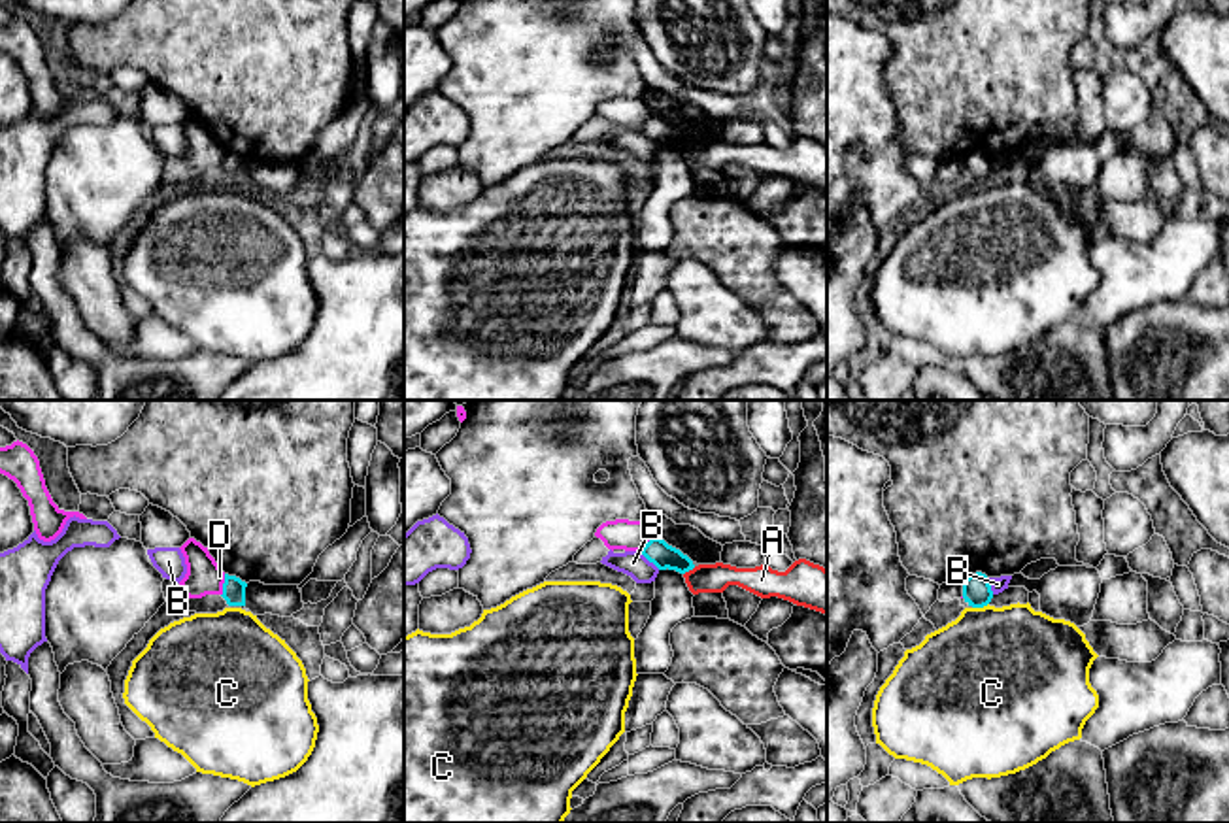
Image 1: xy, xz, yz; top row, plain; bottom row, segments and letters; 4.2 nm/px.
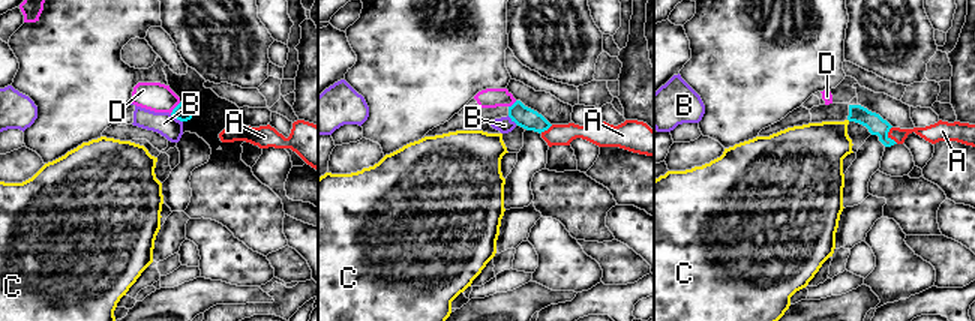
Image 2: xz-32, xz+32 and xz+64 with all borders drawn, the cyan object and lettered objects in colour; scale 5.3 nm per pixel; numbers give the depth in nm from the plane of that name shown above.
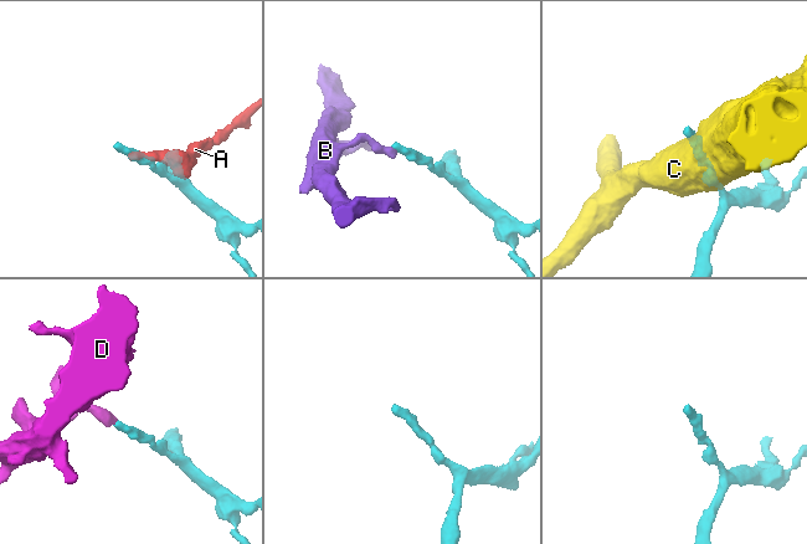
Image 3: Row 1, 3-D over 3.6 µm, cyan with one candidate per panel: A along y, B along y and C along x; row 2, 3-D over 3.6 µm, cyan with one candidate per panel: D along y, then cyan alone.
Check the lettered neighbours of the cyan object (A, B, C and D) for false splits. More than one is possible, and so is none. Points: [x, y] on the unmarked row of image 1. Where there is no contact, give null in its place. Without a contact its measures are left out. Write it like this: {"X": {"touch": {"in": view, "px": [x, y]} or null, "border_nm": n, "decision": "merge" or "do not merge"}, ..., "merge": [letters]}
{"A": {"touch": {"in": "xz", "px": [690, 146]}, "border_nm": 70, "decision": "do not merge"}, "B": {"touch": {"in": "xz", "px": [650, 138]}, "border_nm": 120, "decision": "do not merge"}, "C": {"touch": {"in": "yz", "px": [980, 184]}, "border_nm": 80, "decision": "do not merge"}, "D": {"touch": {"in": "xy", "px": [223, 163]}, "border_nm": 100, "decision": "do not merge"}, "merge": []}

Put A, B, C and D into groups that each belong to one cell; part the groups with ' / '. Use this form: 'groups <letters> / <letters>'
groups A / B / C / D

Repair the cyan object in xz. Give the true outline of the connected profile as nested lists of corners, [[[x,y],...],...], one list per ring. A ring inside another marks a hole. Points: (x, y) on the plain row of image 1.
[[[653,113],[640,130],[653,140],[659,147],[676,147],[685,151],[695,145],[693,138],[680,126],[668,123],[665,117]]]

